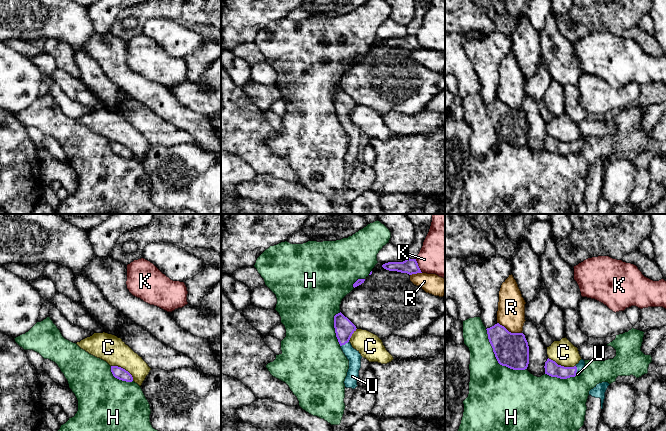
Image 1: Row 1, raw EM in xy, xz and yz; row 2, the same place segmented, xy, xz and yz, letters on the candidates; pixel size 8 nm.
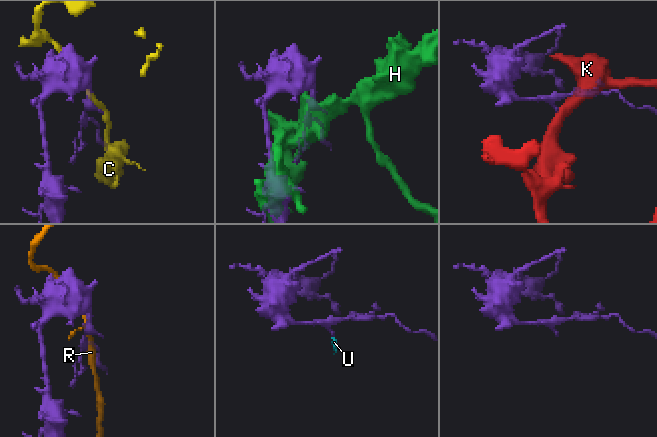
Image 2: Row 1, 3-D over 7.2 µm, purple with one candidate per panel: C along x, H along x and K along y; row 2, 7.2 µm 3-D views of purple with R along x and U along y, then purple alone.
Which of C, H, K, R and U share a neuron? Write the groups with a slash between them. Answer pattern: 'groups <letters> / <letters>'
groups C / H / K / R / U

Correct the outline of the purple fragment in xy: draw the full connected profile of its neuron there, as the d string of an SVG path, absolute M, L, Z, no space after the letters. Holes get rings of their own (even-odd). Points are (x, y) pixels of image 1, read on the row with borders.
M111 366L111 372L112 372L113 376L119 380L126 381L126 382L133 381L132 375L121 367Z

